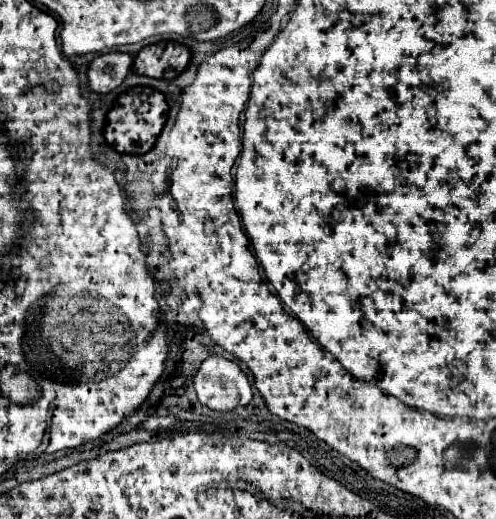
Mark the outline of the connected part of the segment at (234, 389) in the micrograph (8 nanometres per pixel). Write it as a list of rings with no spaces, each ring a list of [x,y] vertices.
[[[221,355],[207,357],[193,379],[199,403],[215,411],[231,411],[251,401],[251,385],[239,365]]]

